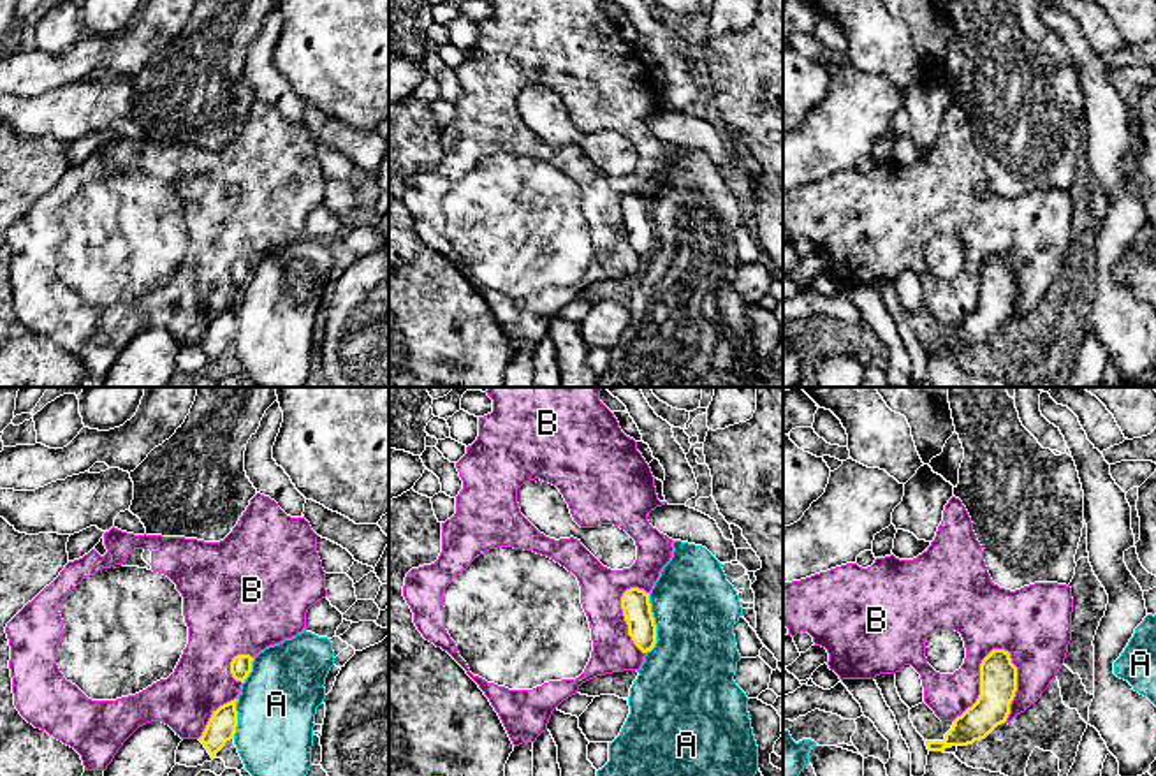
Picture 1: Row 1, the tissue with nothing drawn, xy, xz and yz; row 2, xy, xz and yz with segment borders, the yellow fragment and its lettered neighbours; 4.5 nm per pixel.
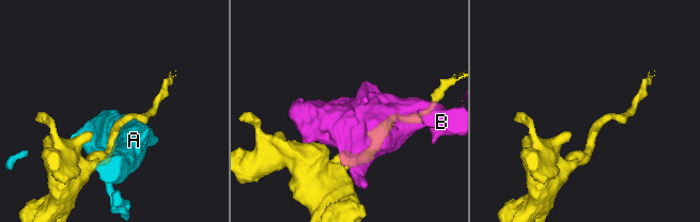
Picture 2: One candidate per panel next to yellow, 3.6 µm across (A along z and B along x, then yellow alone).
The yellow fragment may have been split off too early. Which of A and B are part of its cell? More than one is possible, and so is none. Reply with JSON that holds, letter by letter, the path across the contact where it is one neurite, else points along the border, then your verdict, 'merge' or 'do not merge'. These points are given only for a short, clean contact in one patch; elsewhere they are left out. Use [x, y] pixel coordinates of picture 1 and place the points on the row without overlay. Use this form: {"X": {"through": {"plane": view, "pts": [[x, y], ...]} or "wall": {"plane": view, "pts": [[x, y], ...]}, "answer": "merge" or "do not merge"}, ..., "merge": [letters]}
{"A": {"answer": "do not merge"}, "B": {"answer": "do not merge"}, "merge": []}

